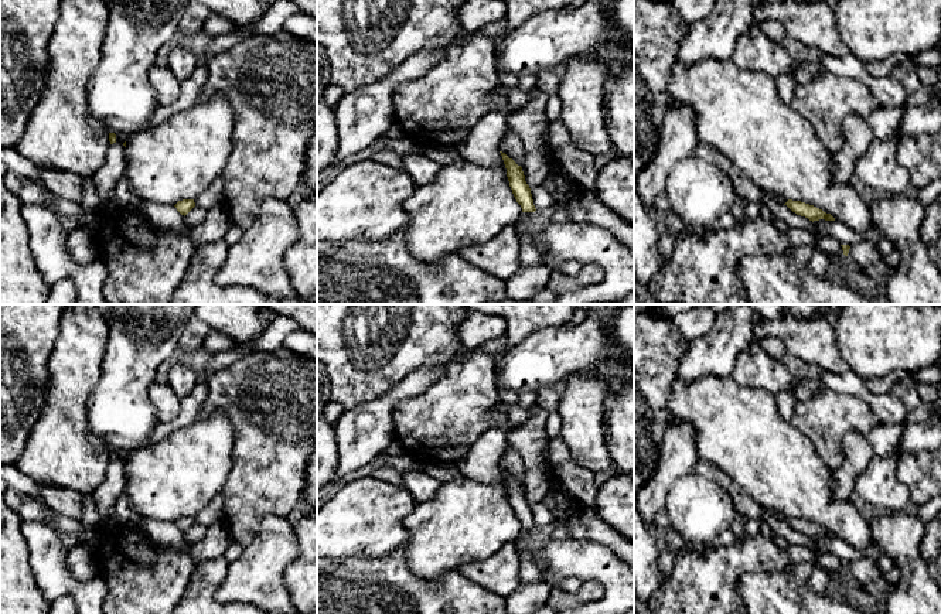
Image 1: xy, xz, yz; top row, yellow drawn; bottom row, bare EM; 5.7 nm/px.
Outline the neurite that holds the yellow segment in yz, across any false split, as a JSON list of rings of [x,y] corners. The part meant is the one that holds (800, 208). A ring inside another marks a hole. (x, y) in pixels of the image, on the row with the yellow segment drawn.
[[[788,199],[784,205],[787,205],[797,215],[805,216],[812,222],[819,219],[835,221],[831,214],[826,214],[822,209],[801,201]]]

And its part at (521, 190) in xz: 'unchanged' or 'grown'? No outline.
unchanged

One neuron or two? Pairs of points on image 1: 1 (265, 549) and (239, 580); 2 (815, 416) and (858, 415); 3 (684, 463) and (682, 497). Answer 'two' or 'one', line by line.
1: one
2: one
3: two

